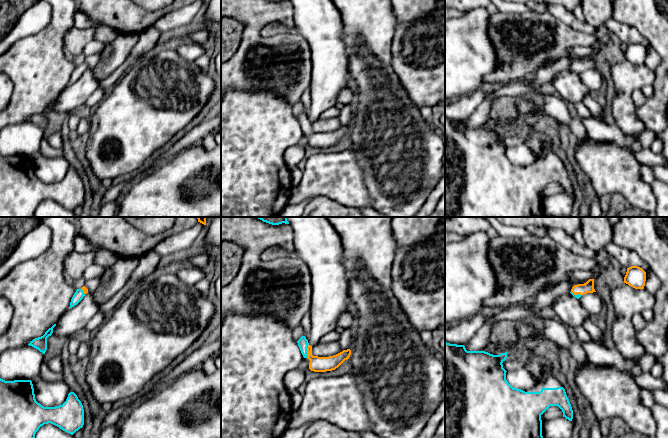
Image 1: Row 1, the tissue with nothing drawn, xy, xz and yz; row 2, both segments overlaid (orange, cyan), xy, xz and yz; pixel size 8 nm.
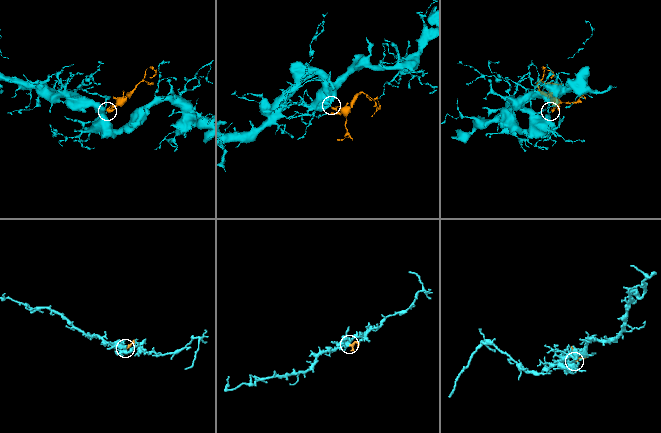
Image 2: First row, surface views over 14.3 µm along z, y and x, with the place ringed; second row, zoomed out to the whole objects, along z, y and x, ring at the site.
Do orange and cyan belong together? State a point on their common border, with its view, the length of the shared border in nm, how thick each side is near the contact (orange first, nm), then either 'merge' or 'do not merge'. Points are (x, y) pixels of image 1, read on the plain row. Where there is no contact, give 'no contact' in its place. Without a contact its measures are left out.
xz (307, 127) | 110 nm | 130/80 nm | merge

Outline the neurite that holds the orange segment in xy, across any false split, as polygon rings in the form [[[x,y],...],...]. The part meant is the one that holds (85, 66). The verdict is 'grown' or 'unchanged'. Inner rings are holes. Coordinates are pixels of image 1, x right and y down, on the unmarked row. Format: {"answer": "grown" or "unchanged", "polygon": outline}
{"answer": "grown", "polygon": [[[83,62],[81,65],[77,65],[71,75],[69,85],[77,81],[87,69],[88,65],[85,62]]]}

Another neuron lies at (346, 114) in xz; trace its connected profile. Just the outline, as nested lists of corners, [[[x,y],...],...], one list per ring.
[[[352,103],[349,105],[345,105],[345,107],[340,110],[339,116],[337,117],[342,126],[347,126],[350,124],[352,118],[354,116],[354,108]]]

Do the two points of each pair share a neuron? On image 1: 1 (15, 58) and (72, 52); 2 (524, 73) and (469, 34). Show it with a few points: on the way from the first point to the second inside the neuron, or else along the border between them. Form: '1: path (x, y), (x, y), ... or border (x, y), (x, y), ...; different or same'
1: border (68, 30), (63, 40), (63, 51), (71, 59); different
2: border (488, 29), (496, 58), (496, 68), (489, 75); different

